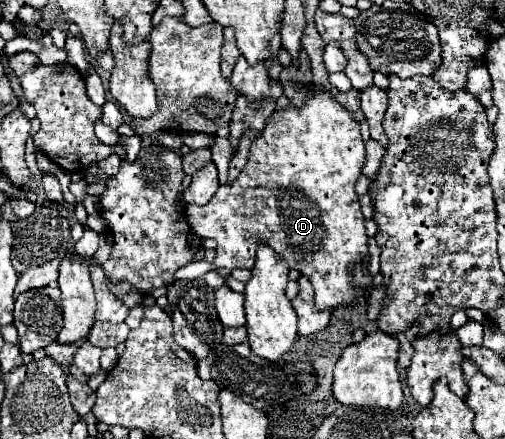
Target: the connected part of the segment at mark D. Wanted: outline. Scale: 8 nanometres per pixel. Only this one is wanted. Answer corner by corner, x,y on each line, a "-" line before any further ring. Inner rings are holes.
312,89
308,91
306,95
306,101
302,107
296,107
296,105
288,105
286,109
280,109
280,111
274,111
268,121
266,121
266,127
260,131
260,135
250,143
250,151
248,151
248,163
246,167
242,169
242,173
238,175
238,179
234,181
234,185
224,185
216,191
216,195
210,199
210,203
198,207
198,205
188,205
186,209
186,221
190,225
190,229
200,235
202,239
210,237
210,239
216,239
218,243
218,249
216,249
216,259
214,259
214,269
220,269
220,267
226,267
226,269
252,269
254,267
254,261
256,261
256,247
260,243
266,243
270,245
282,259
288,261
290,269
298,269
302,275
306,275
312,285
314,285
314,291
316,291
316,309
336,309
336,307
346,307
348,303
354,301
356,295
366,295
366,289
362,287
362,283
370,283
372,277
366,273
366,255
368,255
368,237
366,237
366,229
364,229
364,215
362,215
362,209
360,209
360,203
358,203
358,195
354,191
354,185
358,181
358,177
362,175
362,165
364,165
364,141
360,137
360,129
358,129
358,123
350,117
350,113
328,93
328,91
318,91
314,93
-
354,265
358,269
358,277
352,277
348,273
348,267

